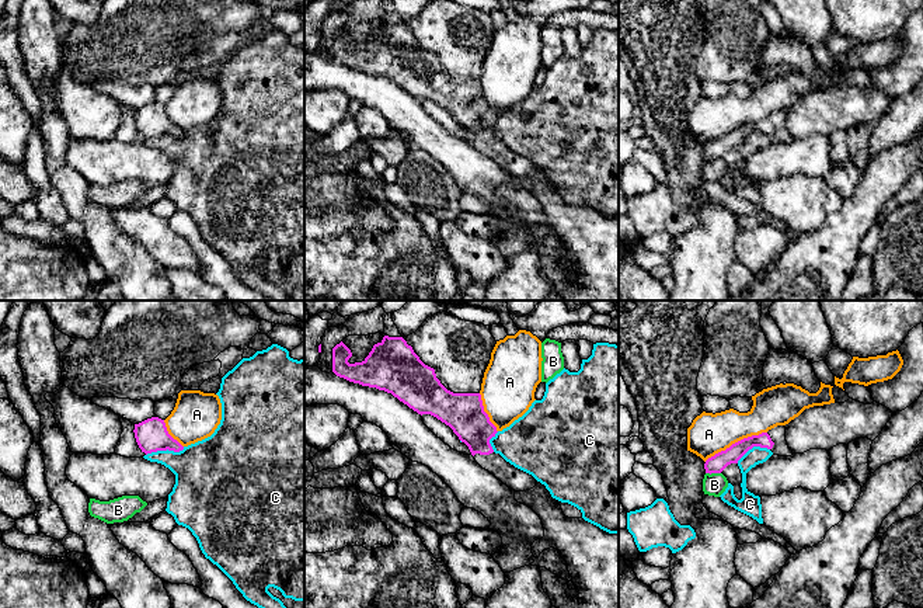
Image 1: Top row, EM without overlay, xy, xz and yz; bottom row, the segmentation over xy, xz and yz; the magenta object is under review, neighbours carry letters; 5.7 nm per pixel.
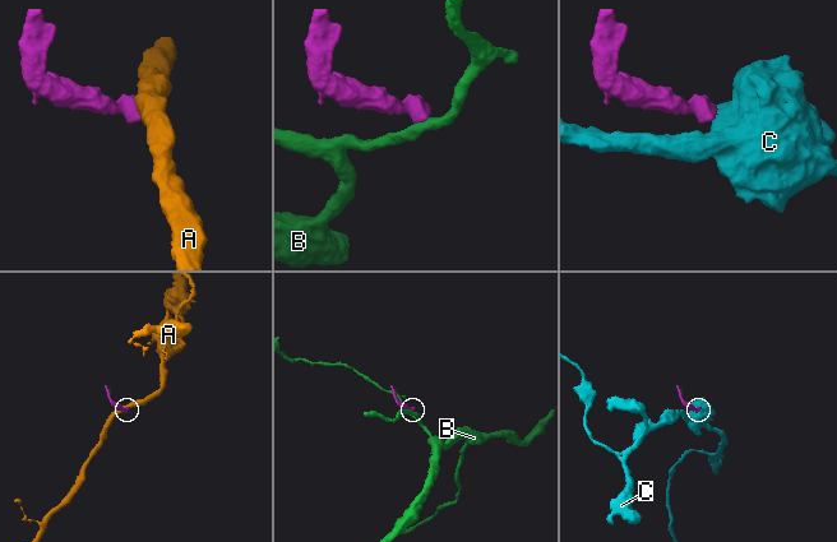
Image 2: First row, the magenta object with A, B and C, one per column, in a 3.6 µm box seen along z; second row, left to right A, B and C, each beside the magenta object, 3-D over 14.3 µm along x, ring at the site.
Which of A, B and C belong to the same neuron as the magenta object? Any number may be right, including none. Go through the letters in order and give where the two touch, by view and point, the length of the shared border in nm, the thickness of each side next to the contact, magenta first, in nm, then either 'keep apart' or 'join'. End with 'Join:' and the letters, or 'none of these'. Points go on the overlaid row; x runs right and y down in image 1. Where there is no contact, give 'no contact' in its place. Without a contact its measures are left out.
A: contact yz (735, 443); length 400 nm; calibres 100 and 240 nm; keep apart
B: contact yz (713, 472); length 90 nm; calibres 100 and 130 nm; keep apart
C: contact xy (164, 450); length 220 nm; calibres 190 and 320 nm; keep apart
Join: none of these

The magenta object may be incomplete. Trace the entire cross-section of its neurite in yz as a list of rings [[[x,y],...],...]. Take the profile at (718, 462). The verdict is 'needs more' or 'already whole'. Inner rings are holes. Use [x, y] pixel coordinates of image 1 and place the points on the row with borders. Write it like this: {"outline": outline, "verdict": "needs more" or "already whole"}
{"outline": [[[777,425],[767,432],[743,438],[725,451],[708,458],[704,463],[706,473],[721,473],[728,465],[738,463],[738,461],[753,447],[767,448],[773,455],[779,456],[793,455],[793,451],[786,441],[786,427]]], "verdict": "needs more"}

